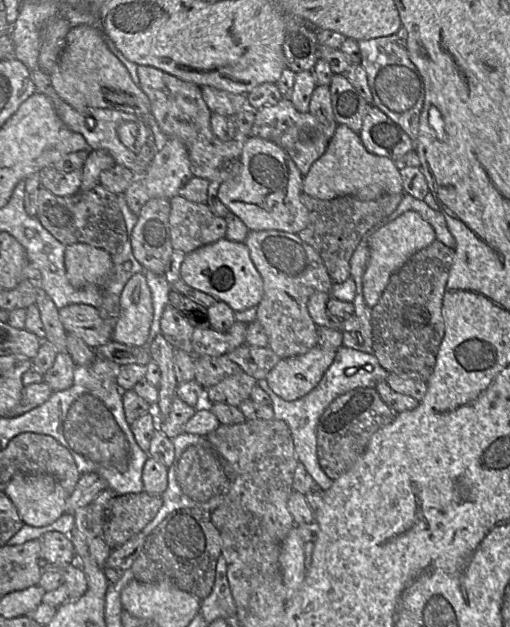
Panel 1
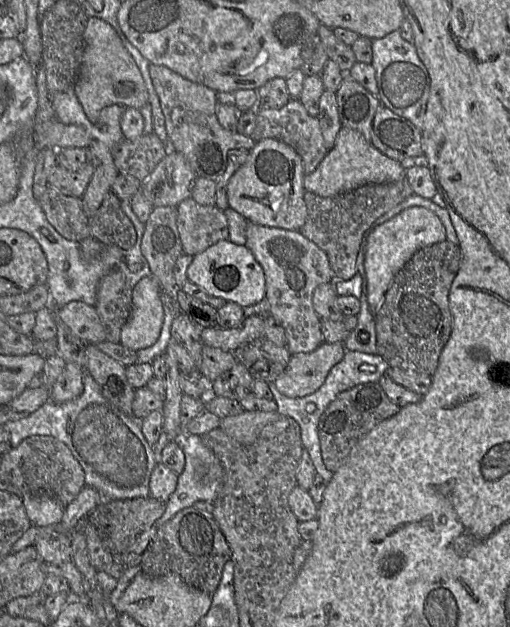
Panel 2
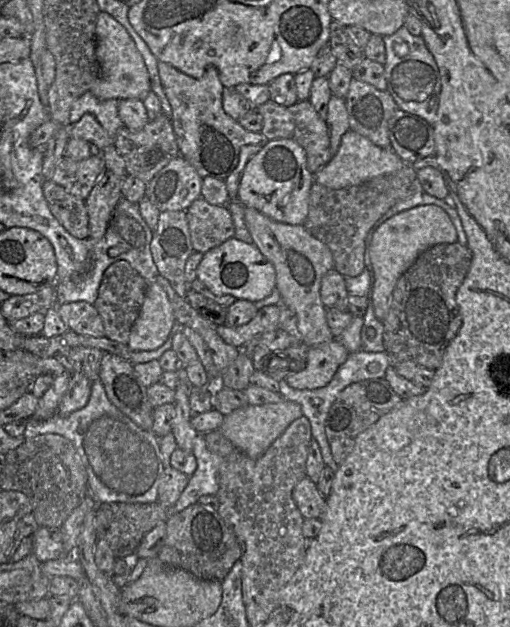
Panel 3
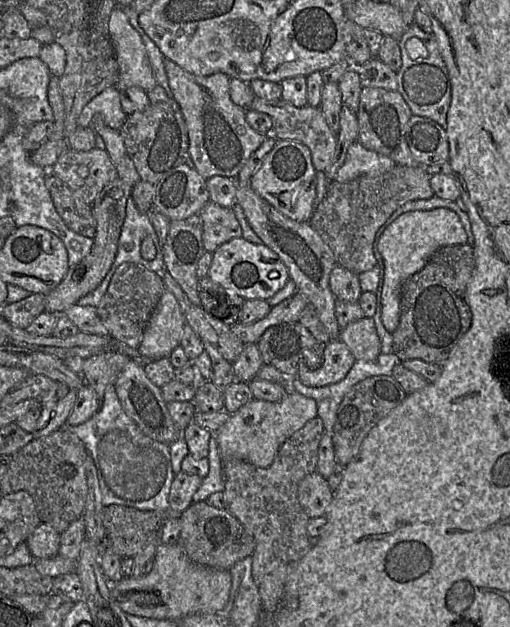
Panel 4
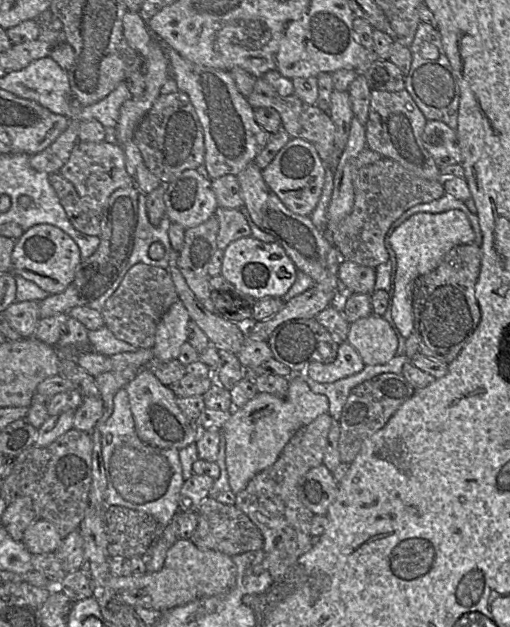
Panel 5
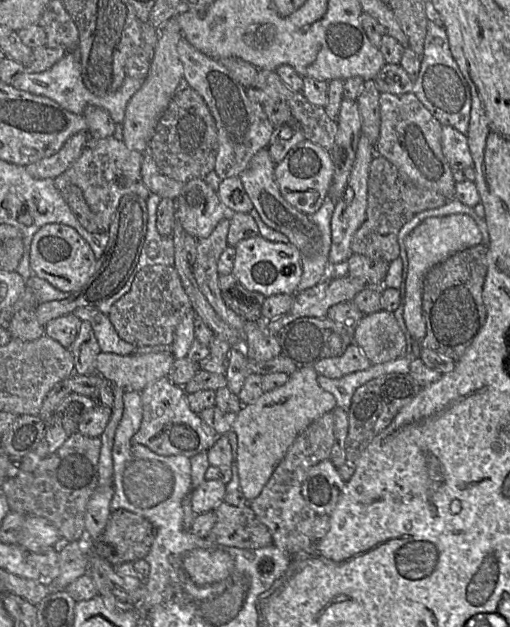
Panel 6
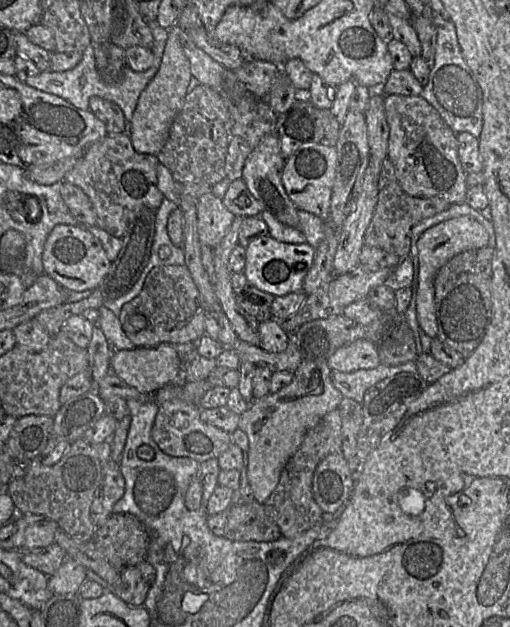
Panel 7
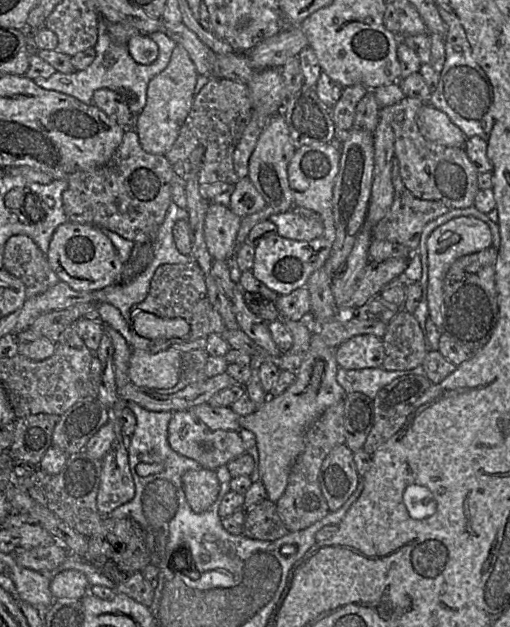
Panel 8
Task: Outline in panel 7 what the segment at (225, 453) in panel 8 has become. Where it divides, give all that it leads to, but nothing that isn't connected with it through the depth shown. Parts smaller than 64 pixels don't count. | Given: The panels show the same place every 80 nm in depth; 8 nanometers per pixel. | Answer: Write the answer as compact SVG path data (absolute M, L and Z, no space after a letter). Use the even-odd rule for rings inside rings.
M173 382L159 388L152 394L152 399L158 406L157 415L151 430L151 436L158 448L169 456L188 457L201 463L212 458L218 458L233 443L231 433L203 422L199 416L200 408L183 399L182 382Z

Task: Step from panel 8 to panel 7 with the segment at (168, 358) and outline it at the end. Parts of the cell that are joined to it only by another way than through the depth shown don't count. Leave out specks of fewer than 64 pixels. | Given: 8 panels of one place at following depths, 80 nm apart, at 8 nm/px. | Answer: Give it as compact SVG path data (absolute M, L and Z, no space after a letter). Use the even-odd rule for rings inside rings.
M135 348L112 351L110 370L128 385L144 394L176 382L181 357L172 348Z

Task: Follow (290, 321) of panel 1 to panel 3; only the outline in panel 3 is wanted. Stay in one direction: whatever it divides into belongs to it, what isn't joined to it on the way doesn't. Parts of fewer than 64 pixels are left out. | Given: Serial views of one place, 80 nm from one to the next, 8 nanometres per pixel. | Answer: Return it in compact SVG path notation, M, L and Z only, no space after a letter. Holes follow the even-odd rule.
M245 207L244 213L253 244L275 268L276 290L281 296L280 303L290 309L297 318L298 338L308 348L333 340L326 319L327 308L320 297L322 278L334 267L331 250L313 237L303 225L275 221L250 207Z

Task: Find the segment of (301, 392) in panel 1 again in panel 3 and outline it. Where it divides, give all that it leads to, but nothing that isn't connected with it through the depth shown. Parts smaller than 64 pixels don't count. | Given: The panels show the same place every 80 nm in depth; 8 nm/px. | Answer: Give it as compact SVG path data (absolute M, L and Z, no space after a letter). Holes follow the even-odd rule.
M336 339L310 347L305 366L285 378L284 382L298 390L312 390L327 385L349 355Z

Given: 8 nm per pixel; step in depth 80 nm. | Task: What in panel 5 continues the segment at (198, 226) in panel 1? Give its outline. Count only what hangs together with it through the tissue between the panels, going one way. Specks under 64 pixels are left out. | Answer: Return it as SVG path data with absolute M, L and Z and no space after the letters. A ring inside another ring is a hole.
M218 207L214 217L219 223L218 249L224 250L233 241L251 236L251 228L240 210Z

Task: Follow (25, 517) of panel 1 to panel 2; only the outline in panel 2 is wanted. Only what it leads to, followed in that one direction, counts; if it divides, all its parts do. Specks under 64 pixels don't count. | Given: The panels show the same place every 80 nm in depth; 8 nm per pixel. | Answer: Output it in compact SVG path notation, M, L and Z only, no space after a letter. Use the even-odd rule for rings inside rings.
M34 493L21 497L32 525L43 527L61 522L65 507L54 496Z

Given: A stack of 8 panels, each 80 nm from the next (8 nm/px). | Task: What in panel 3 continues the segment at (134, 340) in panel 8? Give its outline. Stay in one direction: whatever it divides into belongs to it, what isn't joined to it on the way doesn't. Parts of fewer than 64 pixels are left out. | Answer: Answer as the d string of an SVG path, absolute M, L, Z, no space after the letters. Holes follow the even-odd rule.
M118 261L104 272L94 307L102 319L108 339L127 345L149 284L150 281L143 278L127 261Z

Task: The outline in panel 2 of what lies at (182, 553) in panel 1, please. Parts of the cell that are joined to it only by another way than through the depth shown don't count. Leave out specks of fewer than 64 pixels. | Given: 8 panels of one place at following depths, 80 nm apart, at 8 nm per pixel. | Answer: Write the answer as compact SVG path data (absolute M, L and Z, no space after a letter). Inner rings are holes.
M194 505L177 512L162 524L156 532L150 550L144 555L141 571L150 577L178 574L192 588L212 595L220 583L224 565L231 560L231 549L211 512L197 509Z

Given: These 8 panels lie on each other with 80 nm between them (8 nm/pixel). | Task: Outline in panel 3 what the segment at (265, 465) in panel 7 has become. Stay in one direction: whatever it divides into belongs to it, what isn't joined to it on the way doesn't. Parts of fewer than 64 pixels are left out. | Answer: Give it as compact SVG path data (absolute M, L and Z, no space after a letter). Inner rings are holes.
M284 399L275 404L247 404L225 416L219 430L238 450L250 458L258 458L294 420L302 416L298 403Z

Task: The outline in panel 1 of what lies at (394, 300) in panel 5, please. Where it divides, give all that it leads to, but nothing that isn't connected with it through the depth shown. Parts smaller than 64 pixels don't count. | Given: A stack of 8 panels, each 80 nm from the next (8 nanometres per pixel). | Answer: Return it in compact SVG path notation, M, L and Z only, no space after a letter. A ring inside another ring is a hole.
M406 211L374 232L368 240L369 258L362 276L363 297L367 306L374 307L386 288L390 276L414 253L436 240L433 227L415 211Z

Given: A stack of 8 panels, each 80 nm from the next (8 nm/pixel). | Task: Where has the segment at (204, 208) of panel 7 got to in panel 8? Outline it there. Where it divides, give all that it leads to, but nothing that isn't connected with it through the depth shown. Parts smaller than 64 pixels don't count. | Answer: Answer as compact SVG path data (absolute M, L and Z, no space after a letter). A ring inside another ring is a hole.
M211 201L204 222L204 240L213 259L233 261L238 249L236 238L241 218L228 207Z

